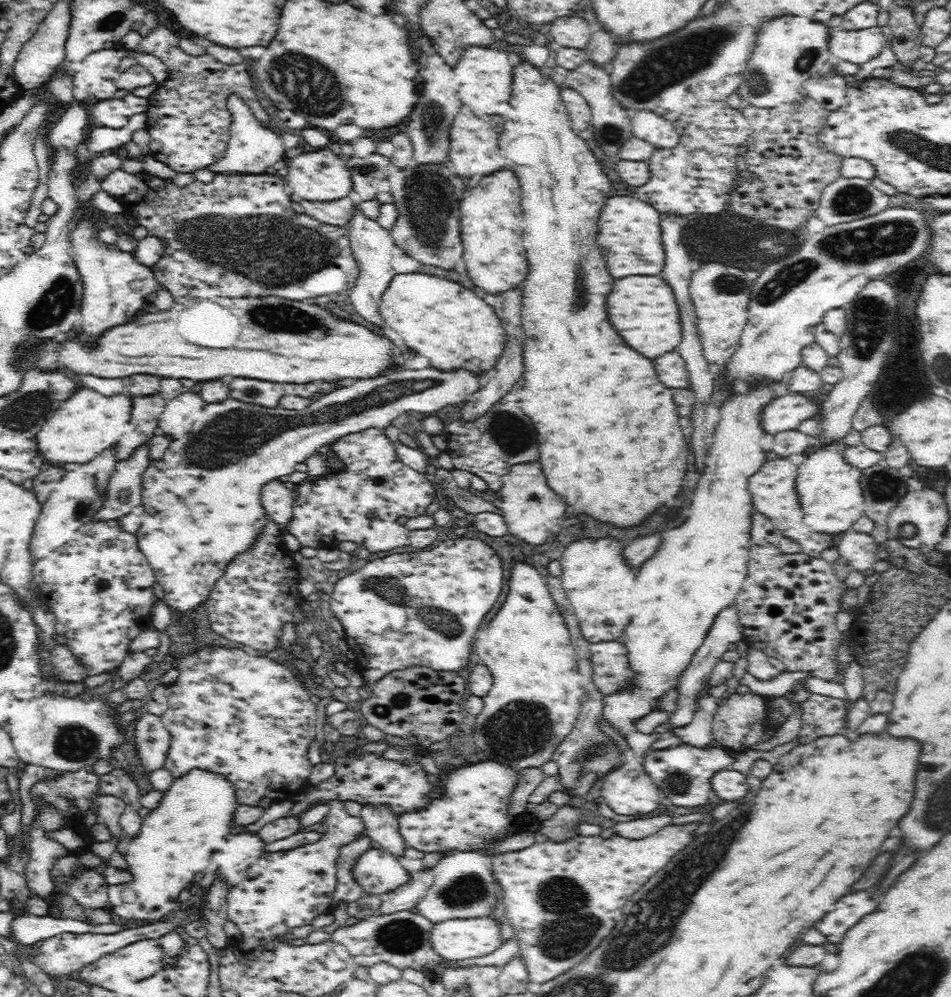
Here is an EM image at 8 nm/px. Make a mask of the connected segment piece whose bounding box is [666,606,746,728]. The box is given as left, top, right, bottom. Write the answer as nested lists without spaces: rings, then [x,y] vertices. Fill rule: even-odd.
[[[733,606],[722,609],[714,619],[710,630],[708,630],[706,636],[703,638],[703,642],[700,643],[700,646],[697,646],[697,649],[694,651],[689,665],[677,678],[675,688],[677,695],[674,699],[675,707],[669,712],[668,721],[666,721],[668,728],[683,727],[692,720],[697,710],[698,697],[707,689],[706,681],[710,678],[714,666],[718,664],[718,660],[720,660],[722,655],[728,651],[728,646],[730,644],[736,644],[742,640],[742,638],[746,637],[743,635],[743,628],[739,623],[737,610]]]

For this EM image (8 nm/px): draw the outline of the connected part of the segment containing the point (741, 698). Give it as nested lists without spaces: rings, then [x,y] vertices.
[[[755,691],[746,692],[746,694],[736,693],[732,696],[726,694],[723,699],[718,701],[718,708],[712,714],[710,732],[712,732],[713,744],[723,747],[725,750],[738,752],[774,738],[781,726],[774,725],[772,718],[769,718],[772,704],[772,697],[760,696]]]

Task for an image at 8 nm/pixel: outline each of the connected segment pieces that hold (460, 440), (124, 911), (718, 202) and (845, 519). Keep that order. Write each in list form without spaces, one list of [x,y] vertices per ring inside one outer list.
[[[500,402],[494,403],[472,422],[467,422],[462,417],[460,420],[446,423],[438,418],[433,418],[420,428],[429,437],[446,435],[447,454],[450,456],[454,468],[472,472],[472,474],[482,477],[488,484],[488,489],[495,493],[500,492],[500,488],[504,484],[501,478],[508,473],[492,472],[492,464],[496,460],[506,464],[504,470],[508,470],[512,464],[524,464],[530,460],[538,460],[538,442],[536,442],[534,426],[530,424],[530,420],[524,414],[520,414],[520,410],[504,410],[504,414],[502,414]]]
[[[192,769],[186,776],[175,779],[173,784],[170,784],[170,788],[164,790],[162,798],[158,800],[158,808],[146,818],[142,818],[138,834],[130,838],[130,842],[126,844],[124,860],[128,866],[128,874],[132,878],[124,884],[107,886],[109,911],[123,919],[140,920],[146,923],[160,921],[169,913],[178,911],[181,906],[178,903],[181,891],[192,889],[194,876],[206,869],[204,864],[208,860],[208,854],[222,848],[220,844],[236,827],[229,824],[232,809],[236,805],[238,804],[235,802],[230,784],[226,784],[219,774]]]
[[[708,101],[704,105],[689,106],[690,110],[684,110],[684,114],[672,123],[679,132],[679,143],[669,149],[654,149],[647,158],[649,179],[640,187],[632,188],[631,196],[648,203],[658,212],[662,220],[668,216],[680,216],[686,214],[717,214],[728,206],[728,196],[733,191],[734,181],[737,176],[736,161],[738,152],[743,150],[749,138],[749,122],[742,112],[729,106],[724,101]]]
[[[822,447],[798,465],[794,488],[800,498],[798,504],[800,504],[802,522],[806,527],[818,530],[822,534],[836,535],[850,530],[852,524],[864,516],[859,469],[846,464],[842,452],[832,450],[830,447]]]

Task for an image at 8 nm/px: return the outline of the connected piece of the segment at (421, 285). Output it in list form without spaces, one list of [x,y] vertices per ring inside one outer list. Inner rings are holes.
[[[422,272],[396,273],[385,291],[382,291],[378,310],[383,322],[400,334],[404,344],[416,350],[420,356],[426,356],[430,364],[436,368],[464,366],[468,370],[480,370],[478,373],[484,374],[482,370],[488,370],[494,364],[496,356],[502,352],[504,346],[505,332],[493,307],[476,295],[475,291],[469,290],[457,281]]]

